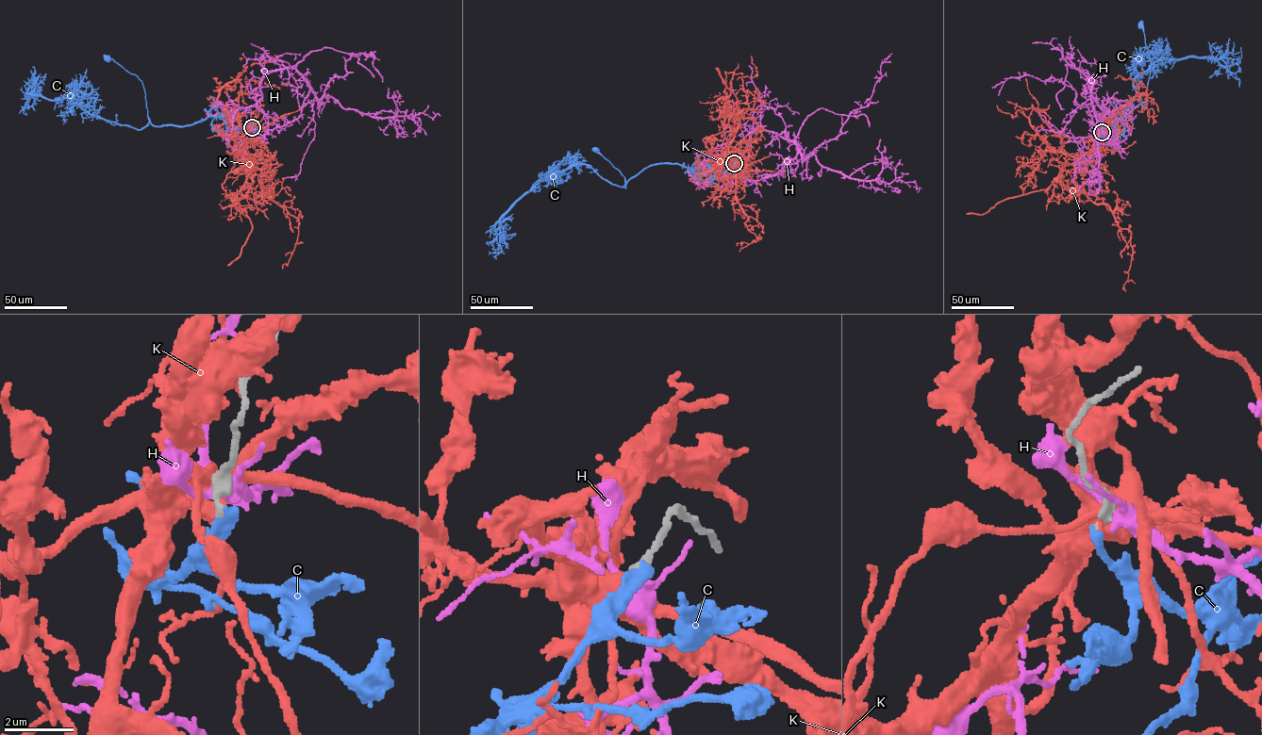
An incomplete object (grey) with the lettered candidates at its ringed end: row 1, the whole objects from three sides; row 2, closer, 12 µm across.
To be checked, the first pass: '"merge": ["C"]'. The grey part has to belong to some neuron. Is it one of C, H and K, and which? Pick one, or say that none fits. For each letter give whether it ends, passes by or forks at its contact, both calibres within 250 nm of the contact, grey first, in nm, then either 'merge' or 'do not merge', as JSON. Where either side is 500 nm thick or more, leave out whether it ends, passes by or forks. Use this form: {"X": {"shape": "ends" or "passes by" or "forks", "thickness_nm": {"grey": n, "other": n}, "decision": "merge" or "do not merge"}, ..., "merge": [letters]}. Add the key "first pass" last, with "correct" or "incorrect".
{"C": {"shape": "ends", "thickness_nm": {"grey": 280, "other": 280}, "decision": "merge"}, "H": {"shape": "forks", "thickness_nm": {"grey": 360, "other": 320}, "decision": "do not merge"}, "K": {"shape": "ends", "thickness_nm": {"grey": 320, "other": 320}, "decision": "do not merge"}, "merge": ["C"], "first pass": "correct"}

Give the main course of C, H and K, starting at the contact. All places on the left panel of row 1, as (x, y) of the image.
C: (252, 127), (248, 130), (208, 116), (182, 126), (155, 125), (147, 116), (141, 81), (114, 60), (107, 58)
H: (252, 126), (300, 115), (309, 86), (294, 68), (264, 76), (228, 145), (244, 146), (240, 133)
K: (252, 127), (242, 165), (260, 171), (263, 196), (285, 206), (298, 222), (294, 249), (282, 269)

